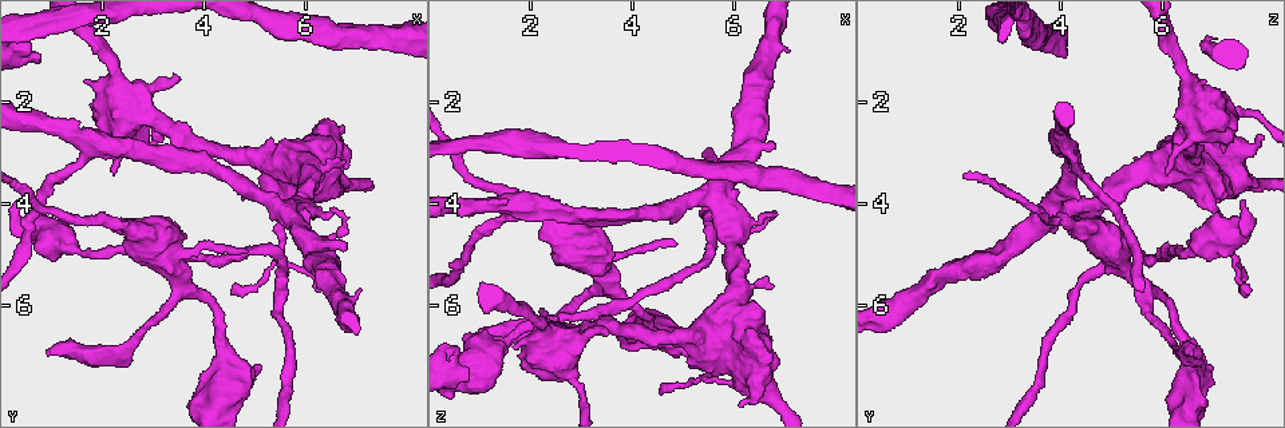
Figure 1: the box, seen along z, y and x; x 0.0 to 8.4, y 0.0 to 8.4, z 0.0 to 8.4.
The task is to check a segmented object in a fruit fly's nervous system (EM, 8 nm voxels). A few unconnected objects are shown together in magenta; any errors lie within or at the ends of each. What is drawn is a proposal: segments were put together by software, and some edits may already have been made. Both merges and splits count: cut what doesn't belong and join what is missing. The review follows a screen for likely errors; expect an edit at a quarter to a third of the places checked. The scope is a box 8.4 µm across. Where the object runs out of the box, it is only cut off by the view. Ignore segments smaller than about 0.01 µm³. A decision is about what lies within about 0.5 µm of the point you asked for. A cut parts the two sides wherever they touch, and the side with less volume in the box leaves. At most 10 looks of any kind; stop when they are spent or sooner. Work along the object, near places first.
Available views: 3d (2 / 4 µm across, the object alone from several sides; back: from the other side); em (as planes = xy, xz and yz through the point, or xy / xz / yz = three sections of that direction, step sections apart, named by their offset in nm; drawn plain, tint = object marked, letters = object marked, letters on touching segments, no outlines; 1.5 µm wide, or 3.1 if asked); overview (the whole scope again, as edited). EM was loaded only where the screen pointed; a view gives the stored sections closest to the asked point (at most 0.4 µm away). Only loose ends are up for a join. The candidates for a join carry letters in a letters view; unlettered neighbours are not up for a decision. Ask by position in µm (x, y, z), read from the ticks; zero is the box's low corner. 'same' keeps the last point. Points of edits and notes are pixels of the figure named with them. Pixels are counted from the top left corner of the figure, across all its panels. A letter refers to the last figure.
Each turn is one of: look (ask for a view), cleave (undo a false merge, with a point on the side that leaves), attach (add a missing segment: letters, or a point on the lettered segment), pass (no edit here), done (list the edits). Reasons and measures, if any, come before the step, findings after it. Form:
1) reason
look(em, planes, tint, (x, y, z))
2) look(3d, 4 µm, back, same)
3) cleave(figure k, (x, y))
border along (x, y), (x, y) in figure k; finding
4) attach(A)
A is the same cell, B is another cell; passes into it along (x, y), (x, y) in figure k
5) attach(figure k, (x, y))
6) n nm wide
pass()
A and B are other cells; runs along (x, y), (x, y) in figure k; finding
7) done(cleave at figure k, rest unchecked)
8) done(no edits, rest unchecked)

end of a long branch
look(em, xy, step 8, letters, (0.90, 7.00, 6.55))

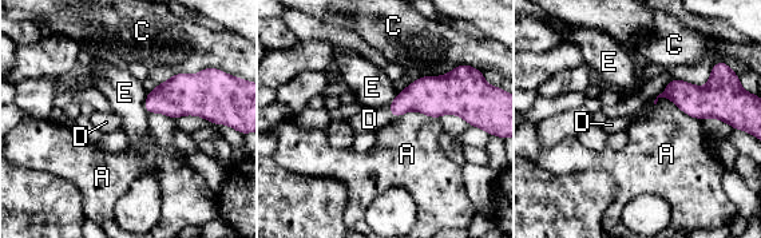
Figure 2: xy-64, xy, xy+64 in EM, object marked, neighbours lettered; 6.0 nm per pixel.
attach(figure 2, (369, 119))
D is the same cell, A, C and E are other cells; passes into it along (427, 95), (389, 111), (369, 119) in figure 2; the neuron continues

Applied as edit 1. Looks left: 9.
look(overview)

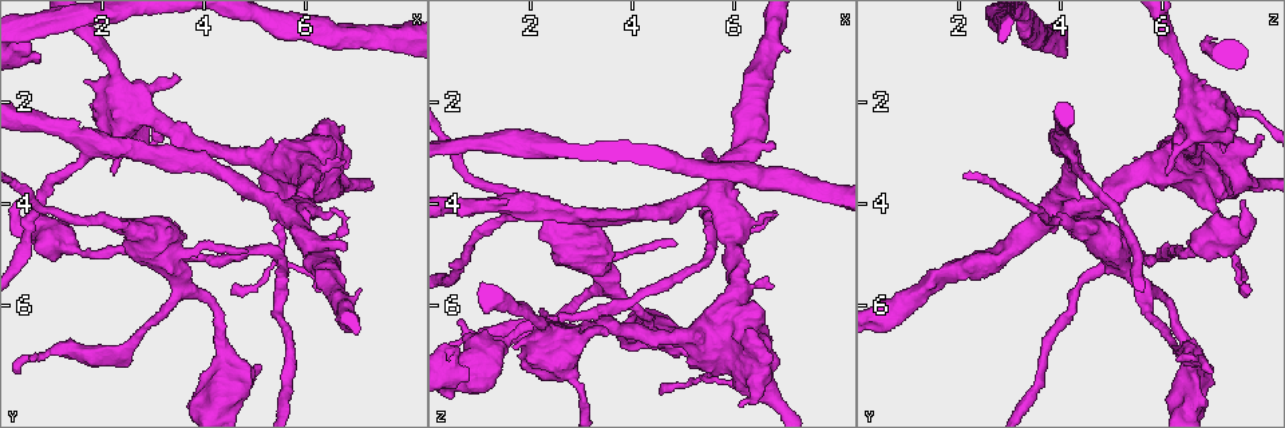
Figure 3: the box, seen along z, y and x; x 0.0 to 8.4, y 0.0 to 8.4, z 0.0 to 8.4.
calibre changes
look(em, planes, letters, (1.30, 4.75, 6.85))

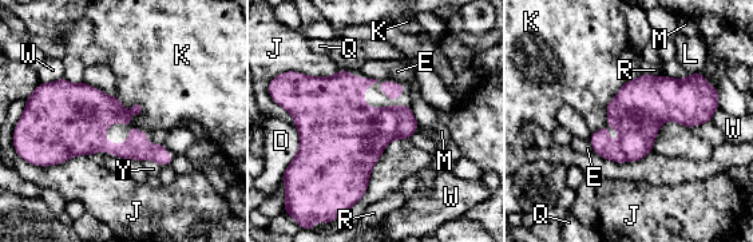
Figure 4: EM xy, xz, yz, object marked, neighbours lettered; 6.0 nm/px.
50 nm wide
pass()
D, E, J, K, L, M, Q, R, W and Y are other cells; continuous, no second neuron

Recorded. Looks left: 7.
look(3d, 4 µm, back, (0.80, 1.25, 7.50))

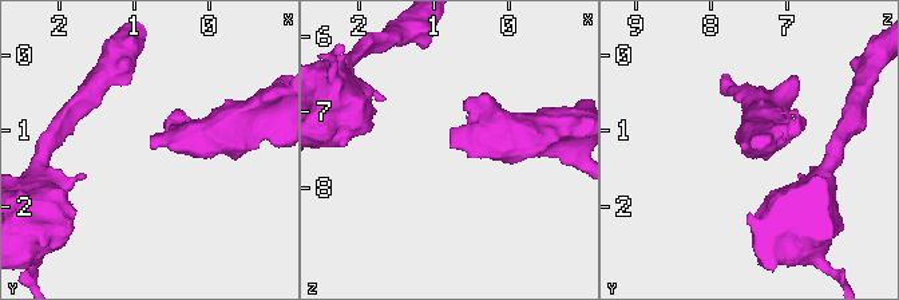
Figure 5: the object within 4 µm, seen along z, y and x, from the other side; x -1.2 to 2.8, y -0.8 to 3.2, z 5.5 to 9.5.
now the EM
look(em, planes, plain, (0.80, 1.25, 7.45))

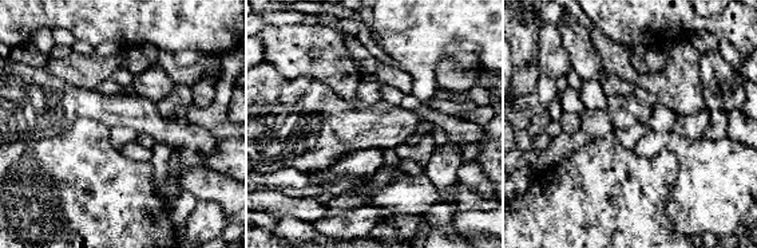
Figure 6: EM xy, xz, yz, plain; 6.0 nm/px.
look(em, planes, letters, same)

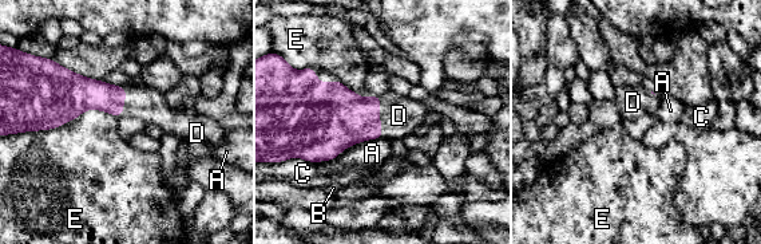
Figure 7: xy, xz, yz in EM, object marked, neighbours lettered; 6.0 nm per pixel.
attach(figure 7, (399, 115))
D is the same cell, A, B, C and E are other cells; passes into it along (337, 118), (379, 115), (399, 115) in figure 7; the neuron continues

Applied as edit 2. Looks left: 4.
done(attach at figure 2, attach at figure 7, rest unchecked)

